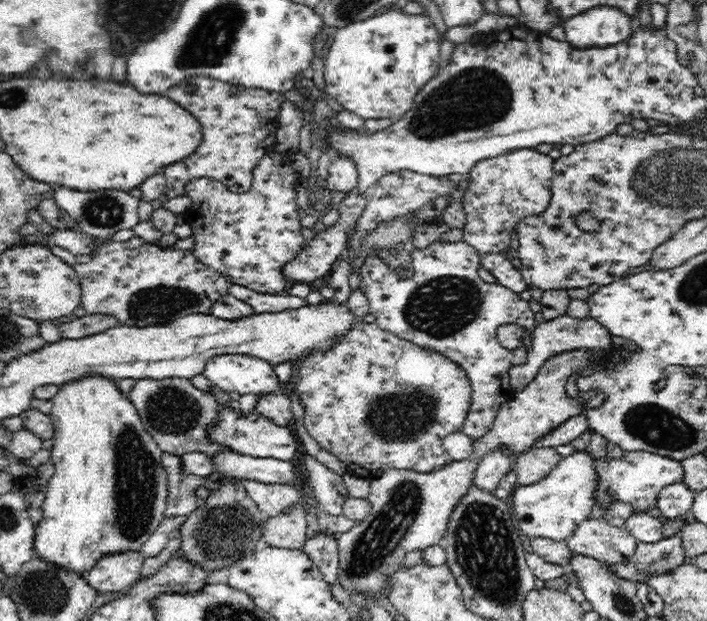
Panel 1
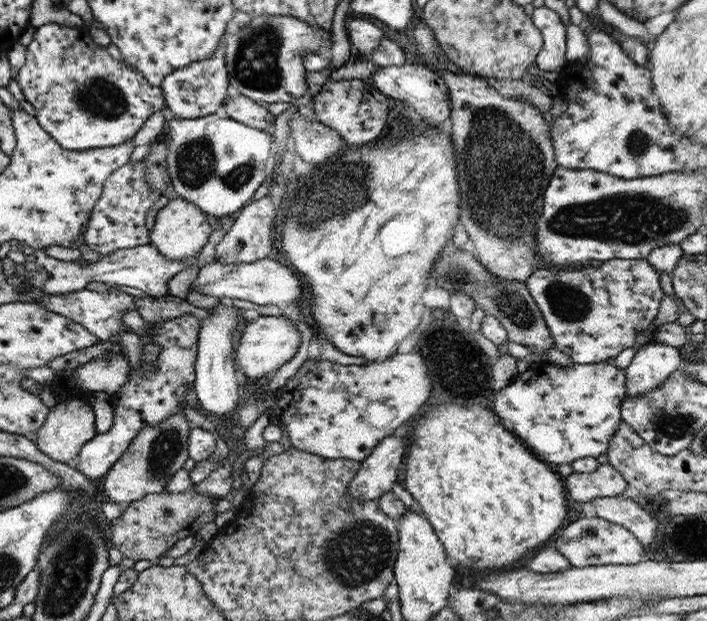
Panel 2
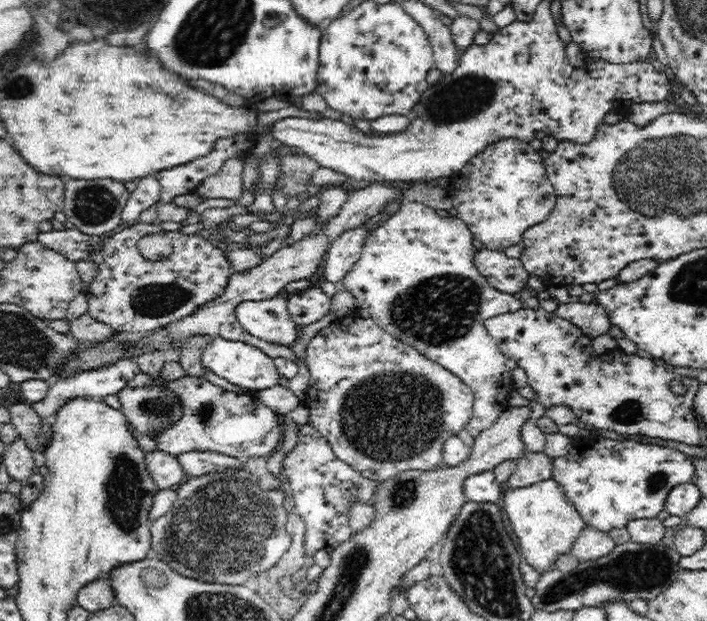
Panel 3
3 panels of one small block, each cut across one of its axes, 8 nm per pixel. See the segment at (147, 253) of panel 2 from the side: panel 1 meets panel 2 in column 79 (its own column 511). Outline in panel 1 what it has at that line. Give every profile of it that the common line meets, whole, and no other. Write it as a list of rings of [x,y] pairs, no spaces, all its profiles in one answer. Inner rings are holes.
[[[502,253],[482,254],[481,264],[502,286],[517,293],[528,289],[529,284],[523,279],[521,272]]]

